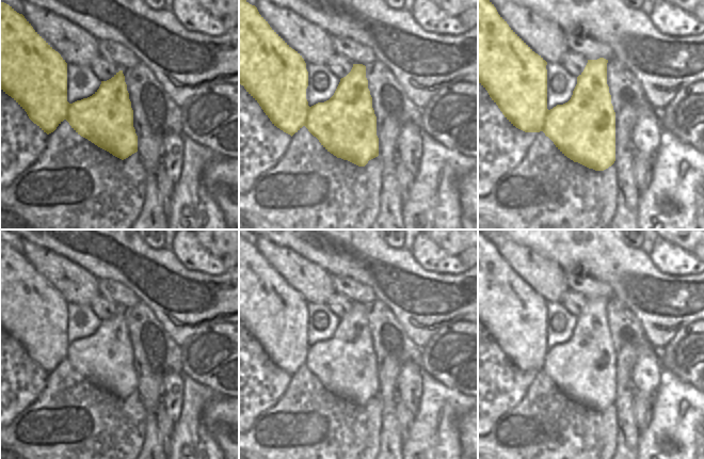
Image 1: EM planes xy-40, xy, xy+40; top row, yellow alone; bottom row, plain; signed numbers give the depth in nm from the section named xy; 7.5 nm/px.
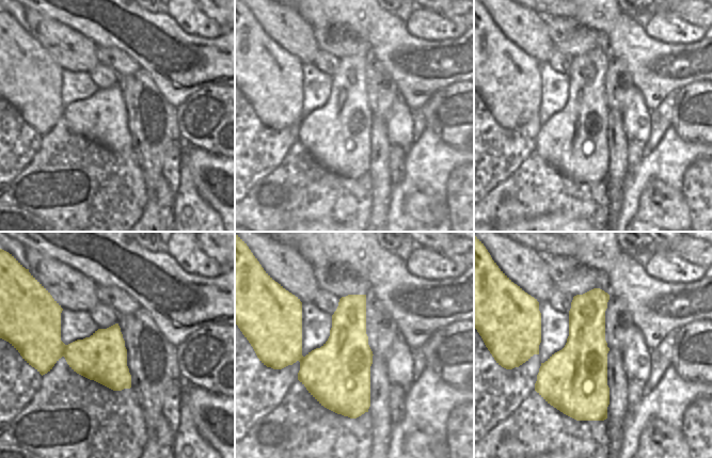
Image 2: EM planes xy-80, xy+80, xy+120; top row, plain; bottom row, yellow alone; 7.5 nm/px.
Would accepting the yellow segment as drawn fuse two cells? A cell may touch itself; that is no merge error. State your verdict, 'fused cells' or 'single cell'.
single cell

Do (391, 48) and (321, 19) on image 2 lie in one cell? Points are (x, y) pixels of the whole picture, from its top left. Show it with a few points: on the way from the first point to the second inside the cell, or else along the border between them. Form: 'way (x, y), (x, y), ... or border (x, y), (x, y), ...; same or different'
way (374, 31), (360, 17), (338, 17); same

